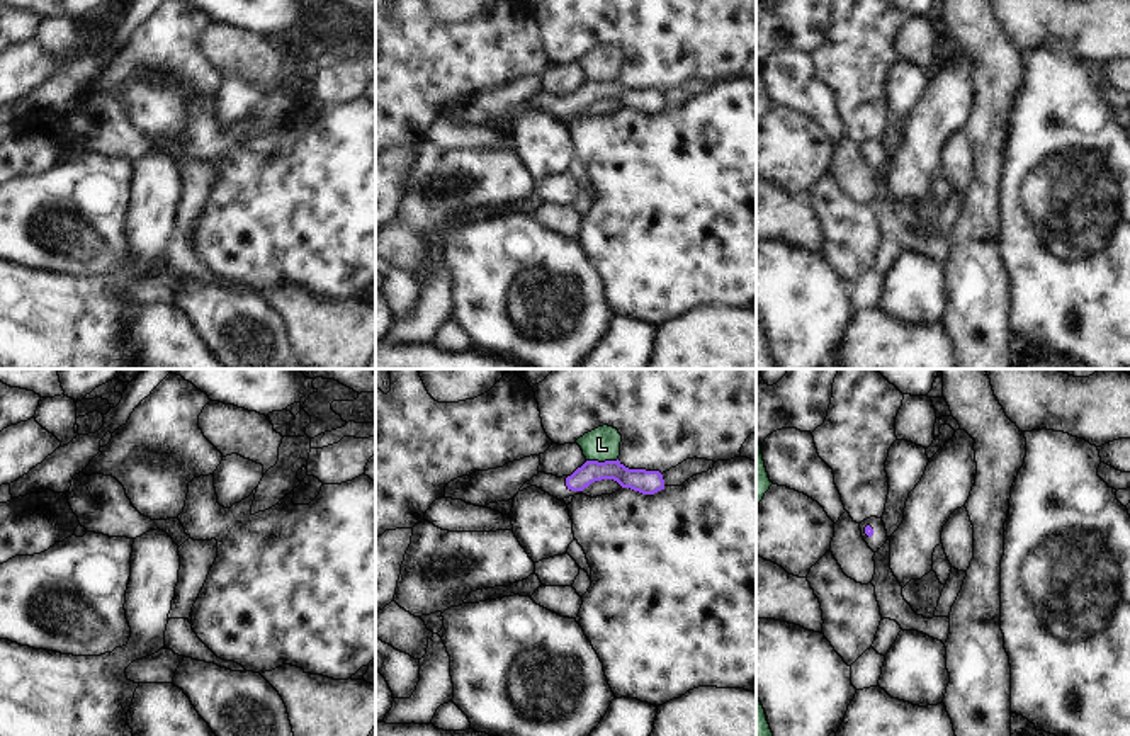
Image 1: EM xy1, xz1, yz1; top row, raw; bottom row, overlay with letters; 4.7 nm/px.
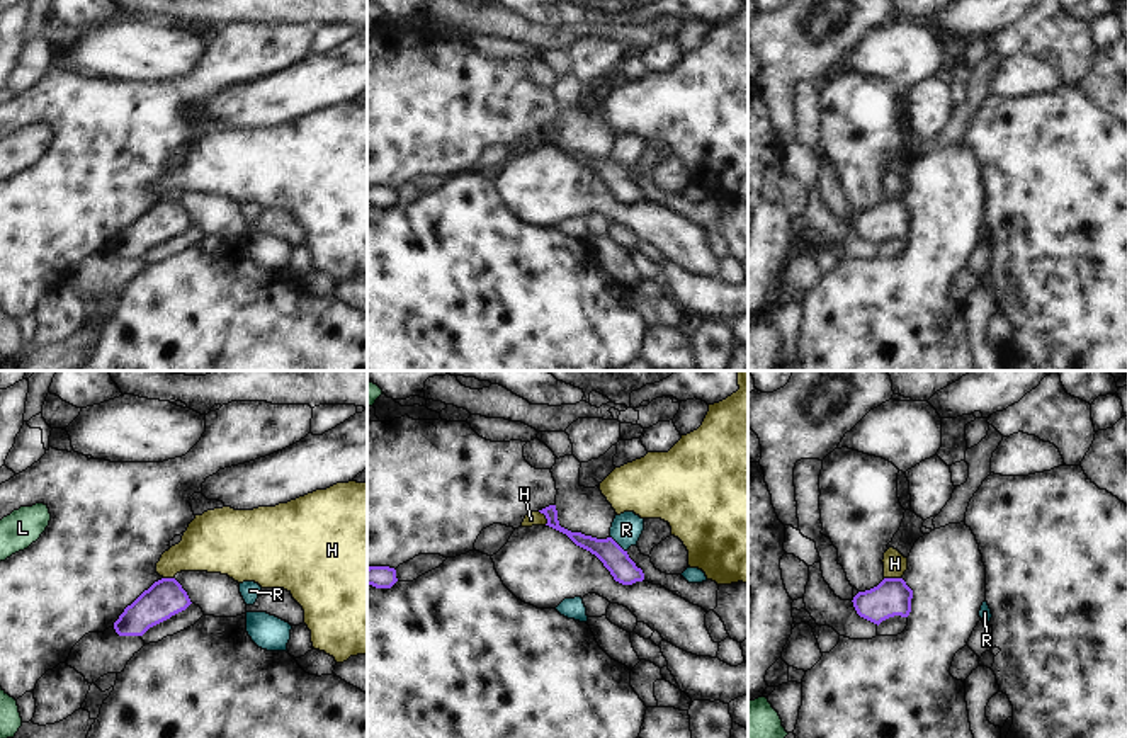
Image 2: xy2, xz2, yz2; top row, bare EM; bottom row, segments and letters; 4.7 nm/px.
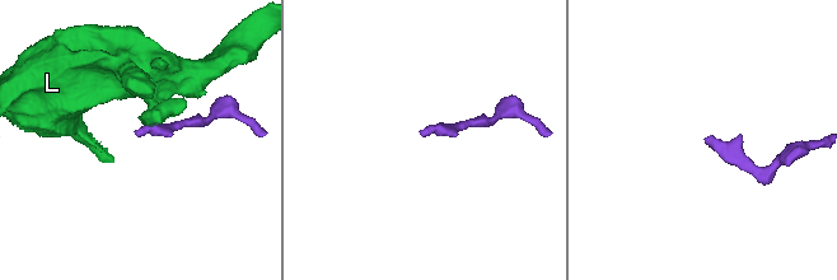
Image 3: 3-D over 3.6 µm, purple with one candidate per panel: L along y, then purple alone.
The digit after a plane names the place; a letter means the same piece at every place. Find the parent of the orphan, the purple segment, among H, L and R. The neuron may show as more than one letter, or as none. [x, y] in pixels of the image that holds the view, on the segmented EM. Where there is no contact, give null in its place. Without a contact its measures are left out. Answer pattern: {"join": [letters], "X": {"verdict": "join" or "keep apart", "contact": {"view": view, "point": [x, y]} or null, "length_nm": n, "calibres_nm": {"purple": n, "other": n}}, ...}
{"join": [], "H": {"verdict": "keep apart", "contact": {"view": "yz2", "point": [893, 579]}, "length_nm": 90, "calibres_nm": {"purple": 180, "other": 110}}, "L": {"verdict": "keep apart", "contact": {"view": "xz1", "point": [602, 463]}, "length_nm": 150, "calibres_nm": {"purple": 110, "other": 160}}, "R": {"verdict": "keep apart", "contact": {"view": "xz2", "point": [617, 544]}, "length_nm": 110, "calibres_nm": {"purple": 120, "other": 150}}}

